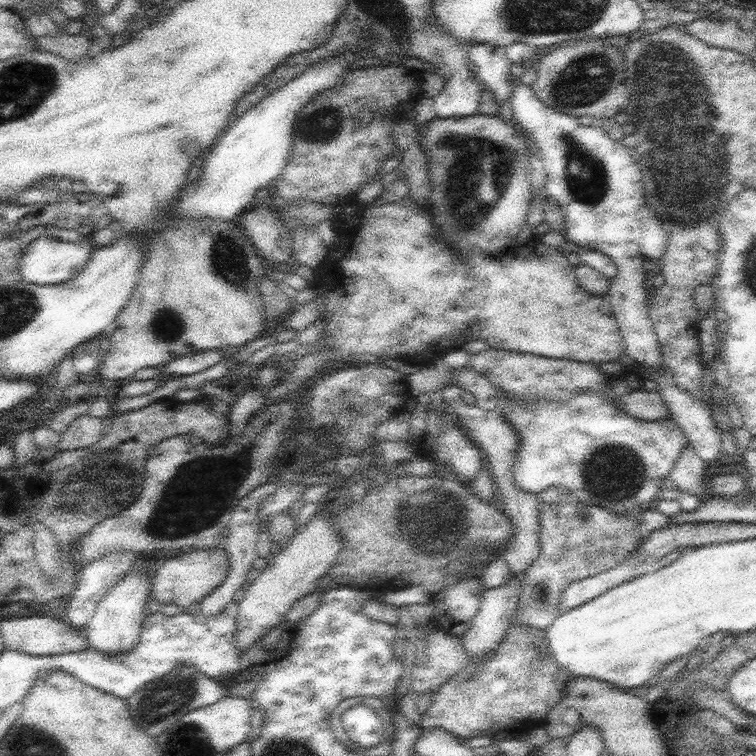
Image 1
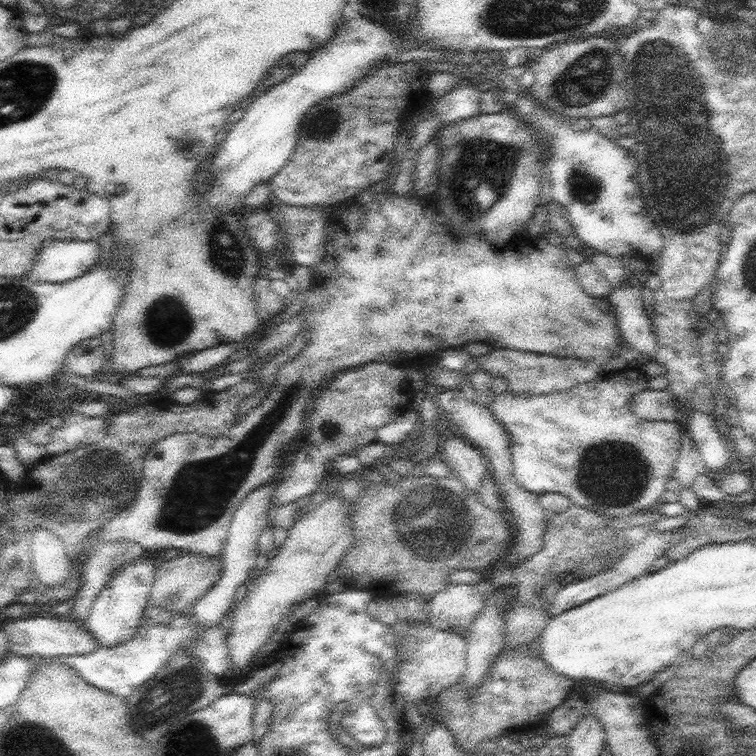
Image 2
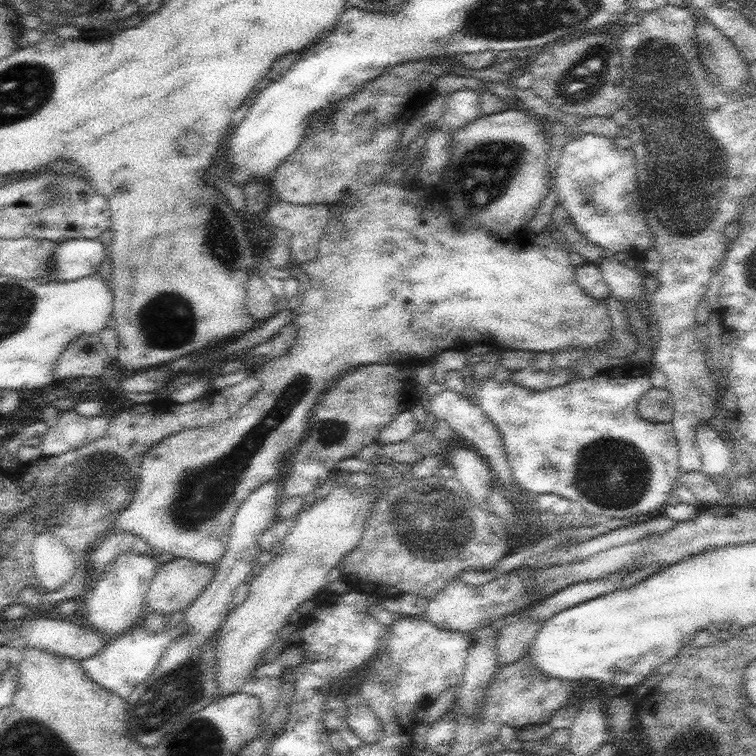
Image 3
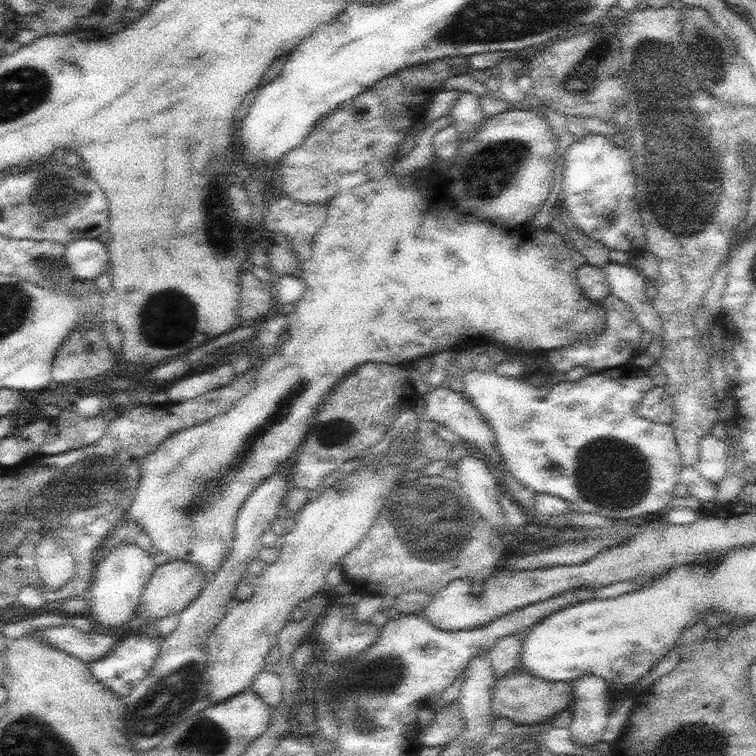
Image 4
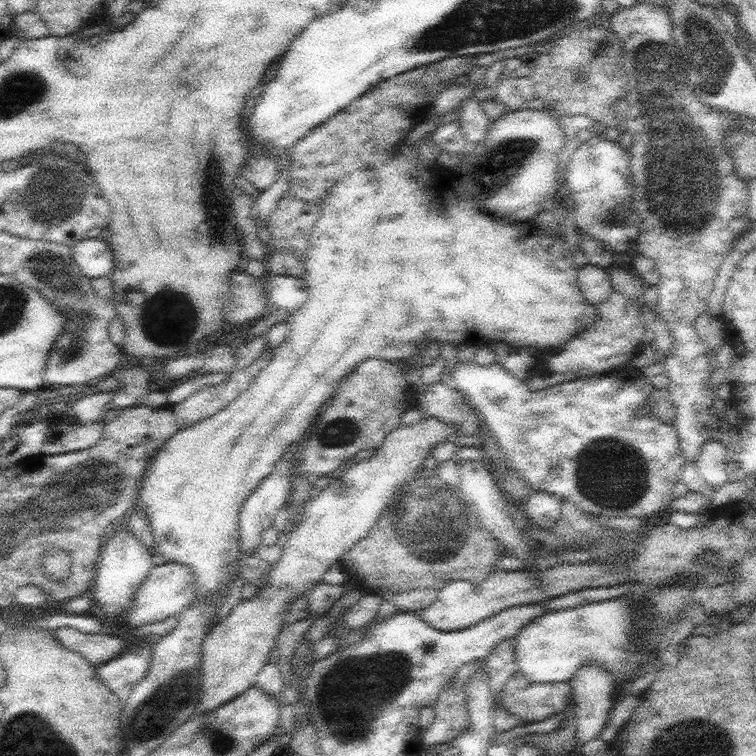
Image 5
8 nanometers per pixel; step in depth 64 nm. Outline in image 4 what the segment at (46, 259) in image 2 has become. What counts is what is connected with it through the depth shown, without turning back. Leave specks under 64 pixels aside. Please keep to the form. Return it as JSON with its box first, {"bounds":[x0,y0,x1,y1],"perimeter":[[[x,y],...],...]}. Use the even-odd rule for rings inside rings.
{"bounds":[66,239,110,280],"perimeter":[[[78,239],[66,245],[66,266],[74,277],[95,280],[110,268],[109,248],[95,239]]]}

